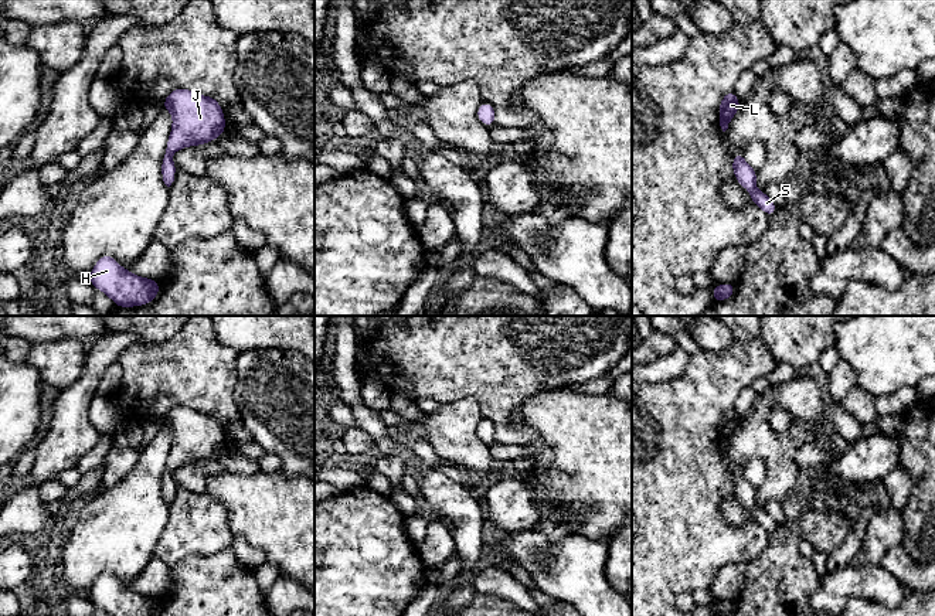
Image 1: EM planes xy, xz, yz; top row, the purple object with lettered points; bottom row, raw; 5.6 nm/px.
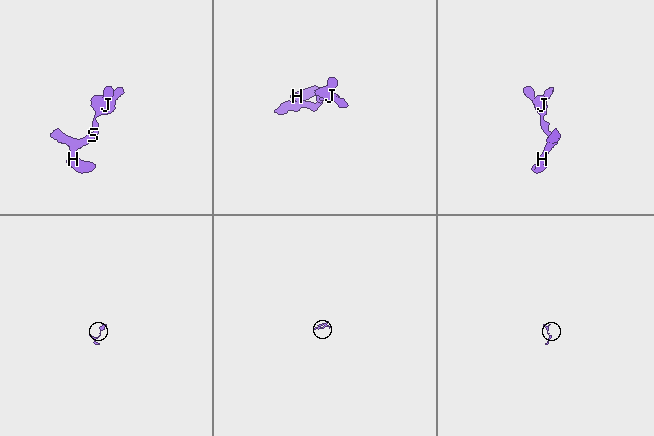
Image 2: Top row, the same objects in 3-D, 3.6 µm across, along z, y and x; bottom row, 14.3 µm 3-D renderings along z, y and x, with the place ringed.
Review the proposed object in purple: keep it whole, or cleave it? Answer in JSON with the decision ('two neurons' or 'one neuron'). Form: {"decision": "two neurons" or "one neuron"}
{"decision": "one neuron"}

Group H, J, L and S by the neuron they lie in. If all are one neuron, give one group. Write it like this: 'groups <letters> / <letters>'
groups H J L S

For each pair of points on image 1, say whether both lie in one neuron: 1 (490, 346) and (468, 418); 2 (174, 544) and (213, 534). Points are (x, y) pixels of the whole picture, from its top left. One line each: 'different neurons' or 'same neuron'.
1: different neurons
2: same neuron

